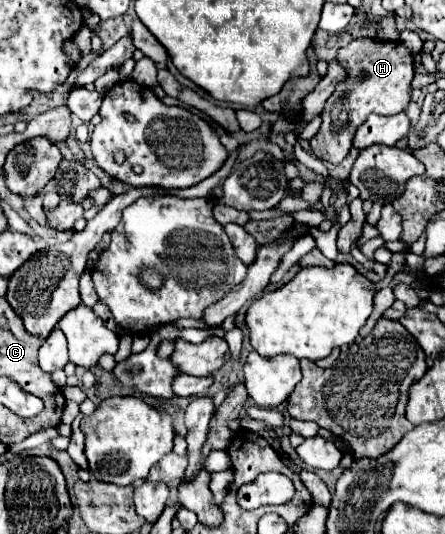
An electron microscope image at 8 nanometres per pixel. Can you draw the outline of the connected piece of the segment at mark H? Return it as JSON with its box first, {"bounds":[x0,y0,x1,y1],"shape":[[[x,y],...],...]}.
{"bounds":[309,37,413,163],"shape":[[[357,37],[347,47],[341,47],[335,55],[339,65],[347,71],[347,79],[339,81],[333,95],[327,99],[321,113],[321,129],[309,141],[315,157],[341,163],[351,149],[351,139],[357,127],[367,119],[367,115],[395,115],[407,109],[411,99],[411,79],[413,79],[413,55],[401,41],[375,41],[371,37]]]}

